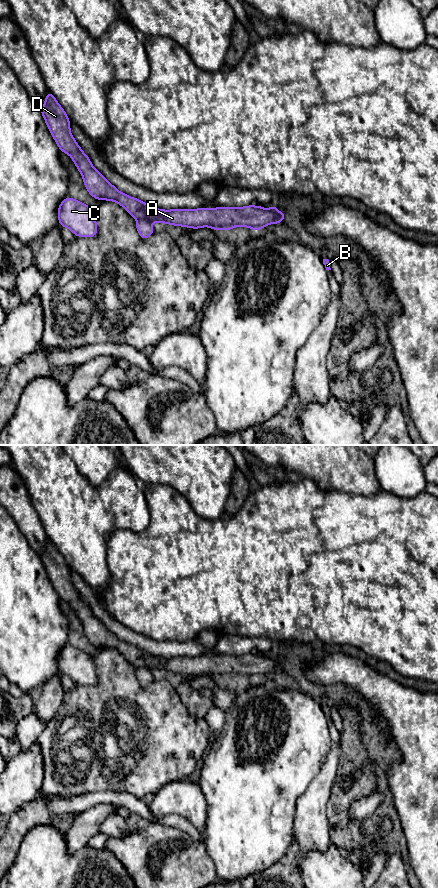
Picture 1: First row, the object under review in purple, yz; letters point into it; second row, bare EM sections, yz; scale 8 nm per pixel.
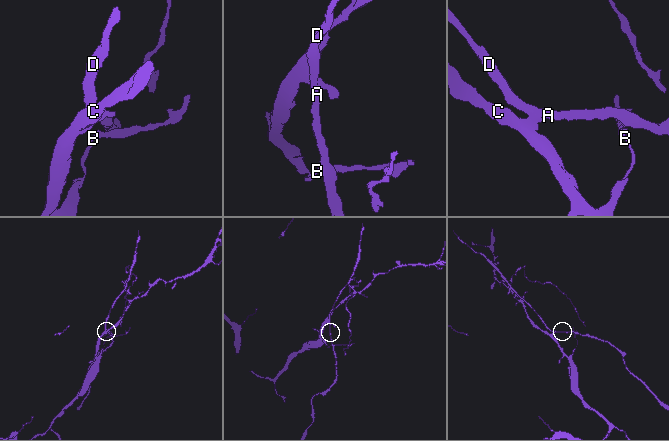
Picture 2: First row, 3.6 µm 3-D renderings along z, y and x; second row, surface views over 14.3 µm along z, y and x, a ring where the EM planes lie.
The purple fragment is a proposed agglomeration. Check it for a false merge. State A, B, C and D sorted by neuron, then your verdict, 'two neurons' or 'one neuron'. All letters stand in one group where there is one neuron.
A D / B C | two neurons

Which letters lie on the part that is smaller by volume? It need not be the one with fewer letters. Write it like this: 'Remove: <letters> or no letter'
Remove: A, D

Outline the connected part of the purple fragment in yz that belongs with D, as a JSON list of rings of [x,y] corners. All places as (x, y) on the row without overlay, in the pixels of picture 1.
[[[48,539],[40,557],[53,587],[60,599],[71,604],[84,628],[85,636],[97,648],[115,649],[124,655],[136,668],[147,668],[198,677],[210,675],[220,679],[232,678],[235,674],[249,675],[259,679],[272,671],[279,672],[286,661],[279,660],[275,653],[264,657],[261,653],[245,655],[217,655],[162,658],[154,656],[137,646],[116,637],[97,619],[88,604],[82,599],[70,579],[70,568],[56,546]]]

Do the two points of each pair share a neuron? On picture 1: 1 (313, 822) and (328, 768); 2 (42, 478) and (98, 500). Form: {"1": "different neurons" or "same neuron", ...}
{"1": "same neuron", "2": "same neuron"}

